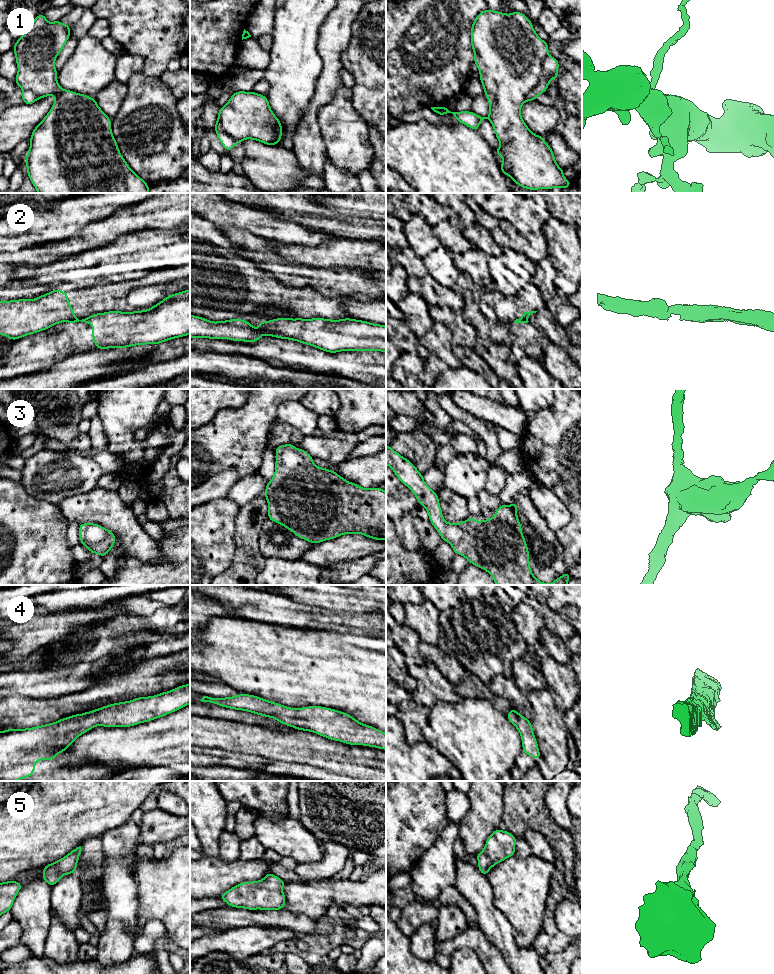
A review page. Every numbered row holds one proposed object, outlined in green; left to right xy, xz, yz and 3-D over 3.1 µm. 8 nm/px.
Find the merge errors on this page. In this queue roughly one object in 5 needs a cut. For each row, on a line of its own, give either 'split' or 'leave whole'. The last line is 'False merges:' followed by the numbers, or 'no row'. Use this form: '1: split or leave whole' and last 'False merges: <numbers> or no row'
1: leave whole
2: split
3: leave whole
4: leave whole
5: leave whole
False merges: 2

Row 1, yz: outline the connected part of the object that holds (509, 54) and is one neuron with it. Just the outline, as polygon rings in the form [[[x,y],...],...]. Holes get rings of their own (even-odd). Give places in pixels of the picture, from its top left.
[[[487,9],[478,14],[471,26],[471,46],[488,98],[489,115],[482,117],[471,111],[452,111],[444,106],[431,109],[440,116],[452,114],[458,123],[476,131],[484,119],[489,119],[500,141],[500,147],[495,150],[504,161],[499,164],[500,169],[520,187],[529,190],[568,188],[572,182],[564,177],[564,169],[557,165],[551,147],[544,137],[532,133],[521,117],[522,104],[536,100],[539,94],[546,92],[550,81],[558,77],[559,61],[548,55],[549,44],[537,35],[531,20],[523,13],[505,14]]]

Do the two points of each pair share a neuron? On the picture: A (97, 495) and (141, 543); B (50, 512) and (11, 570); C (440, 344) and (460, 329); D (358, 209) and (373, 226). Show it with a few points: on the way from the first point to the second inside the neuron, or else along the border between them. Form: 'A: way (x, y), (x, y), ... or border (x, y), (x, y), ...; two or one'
A: way (109, 507), (133, 531); one
B: way (38, 526), (16, 550), (15, 556); one
C: border (451, 330), (452, 342), (454, 344); two
D: border (342, 214), (375, 219); two

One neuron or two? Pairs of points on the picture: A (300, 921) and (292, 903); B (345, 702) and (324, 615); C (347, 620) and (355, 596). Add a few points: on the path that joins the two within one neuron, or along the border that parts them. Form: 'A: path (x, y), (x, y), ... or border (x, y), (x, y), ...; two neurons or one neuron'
A: border (280, 909), (305, 914), (314, 920), (320, 919); two neurons
B: border (350, 625), (319, 624), (312, 620), (303, 629); two neurons
C: border (333, 610), (354, 613); two neurons

